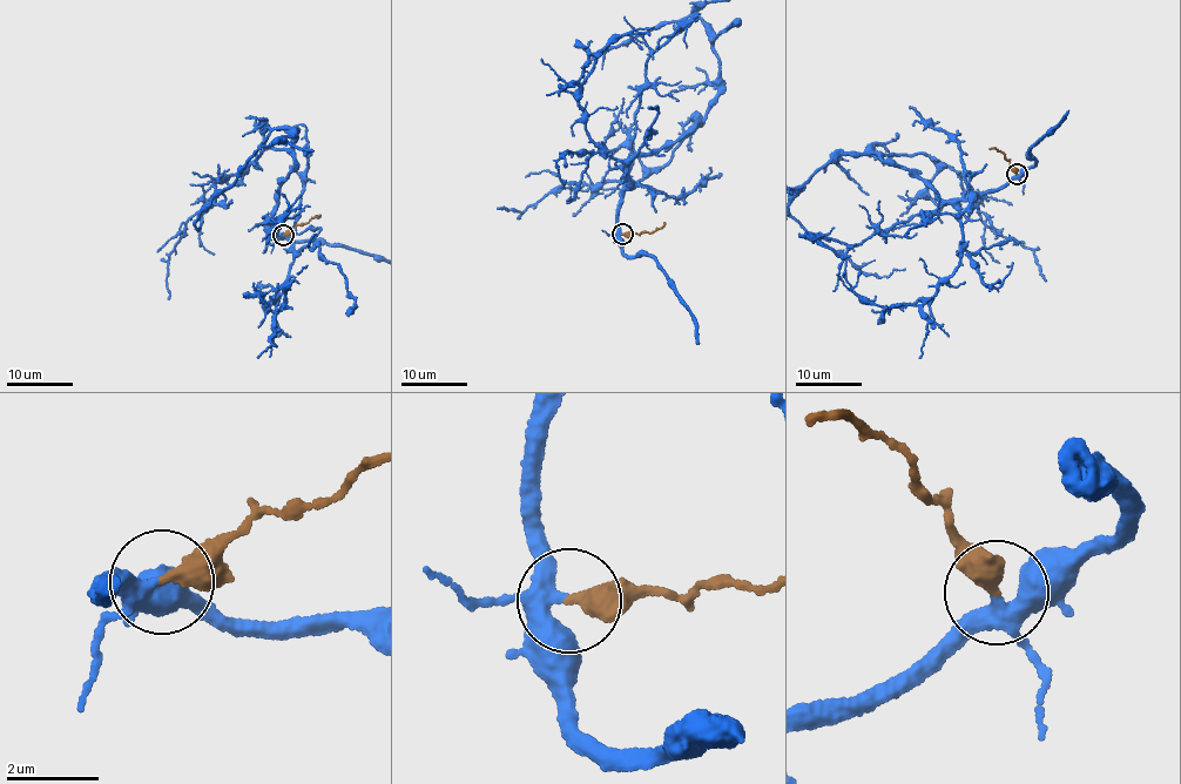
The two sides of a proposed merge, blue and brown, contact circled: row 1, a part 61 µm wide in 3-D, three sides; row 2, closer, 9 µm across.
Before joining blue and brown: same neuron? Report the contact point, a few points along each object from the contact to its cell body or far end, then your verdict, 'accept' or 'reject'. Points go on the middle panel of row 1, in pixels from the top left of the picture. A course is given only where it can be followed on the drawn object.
at (622, 234); blue runs (621, 235), (635, 159), (715, 100), (704, 24), (602, 51), (580, 92); brown runs (621, 235), (650, 234), (663, 227), (665, 222); accept

